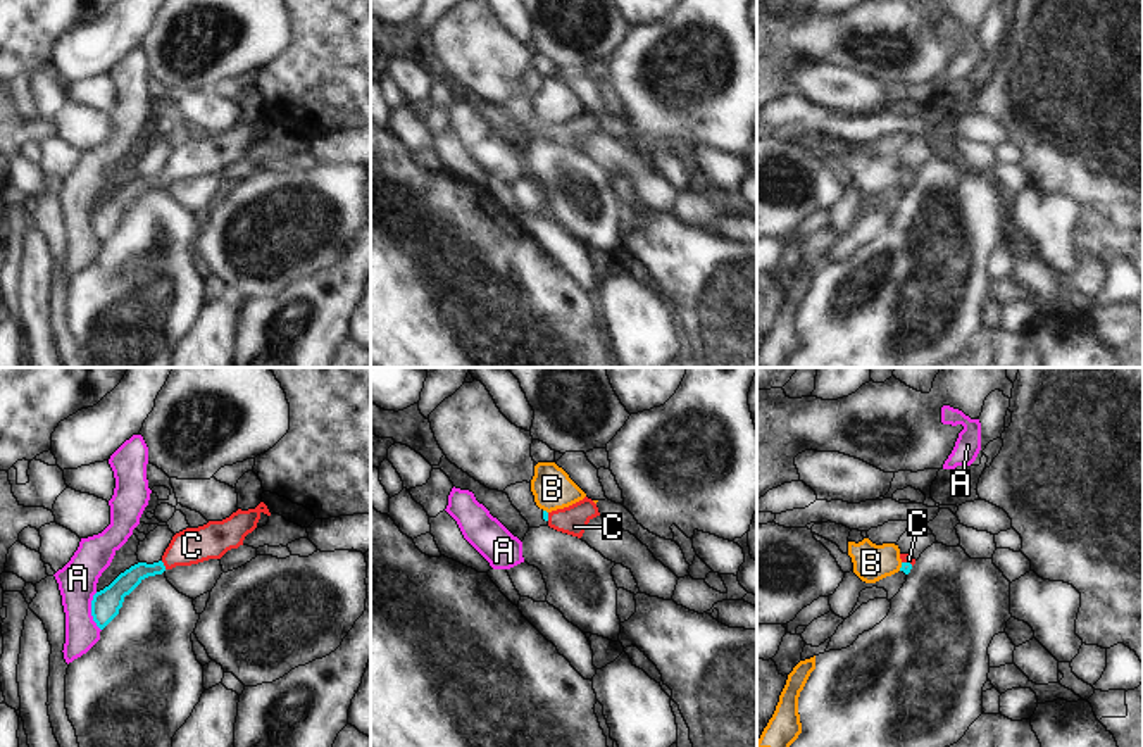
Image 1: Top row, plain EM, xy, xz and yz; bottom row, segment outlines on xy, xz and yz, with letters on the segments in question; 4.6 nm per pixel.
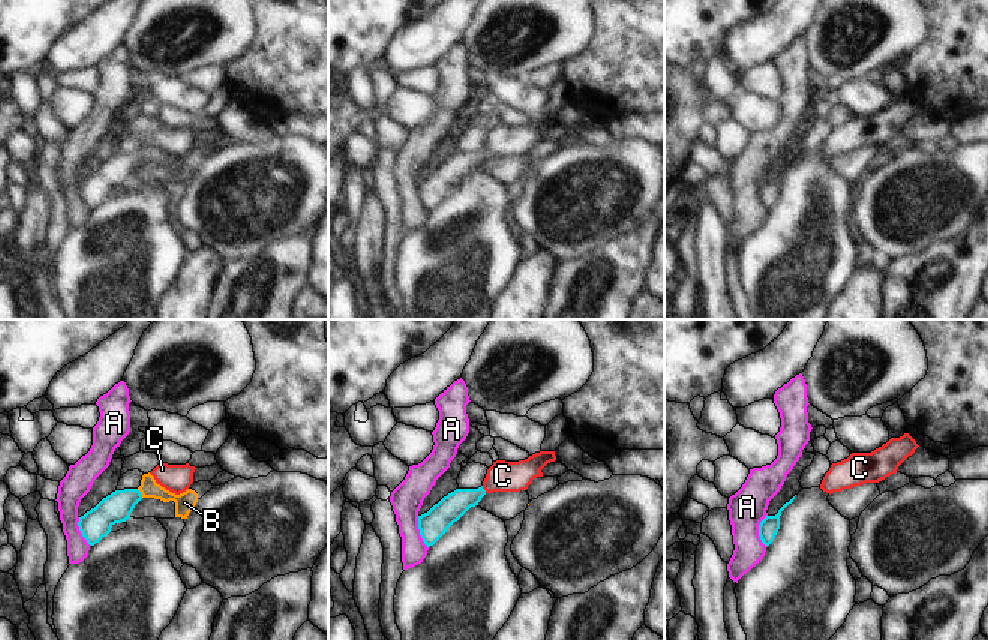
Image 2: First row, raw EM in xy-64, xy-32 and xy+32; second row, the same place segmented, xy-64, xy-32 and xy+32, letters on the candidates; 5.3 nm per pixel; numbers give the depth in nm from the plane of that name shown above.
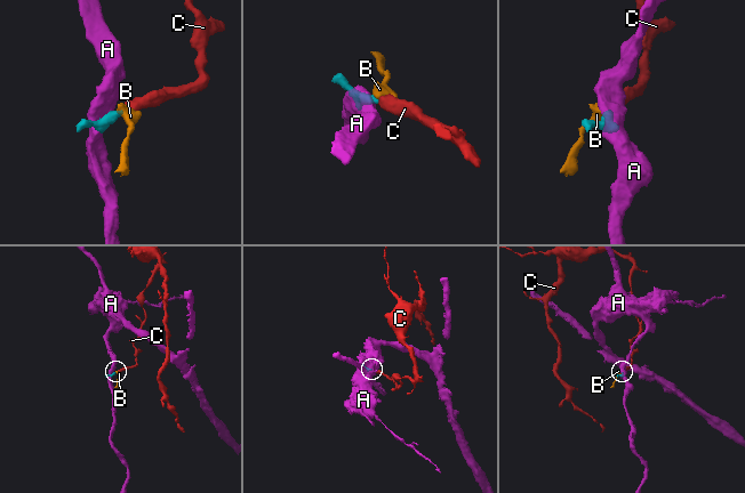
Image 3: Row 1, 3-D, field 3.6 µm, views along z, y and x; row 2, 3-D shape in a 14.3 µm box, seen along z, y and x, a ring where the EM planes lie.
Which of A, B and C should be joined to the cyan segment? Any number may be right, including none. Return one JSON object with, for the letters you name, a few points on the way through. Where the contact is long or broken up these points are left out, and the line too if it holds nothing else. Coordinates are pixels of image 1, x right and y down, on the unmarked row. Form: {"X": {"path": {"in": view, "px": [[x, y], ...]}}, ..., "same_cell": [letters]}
{"C": {"path": {"in": "xy", "px": [[124, 197], [138, 185], [162, 178], [192, 159]]}}, "same_cell": ["C"]}

